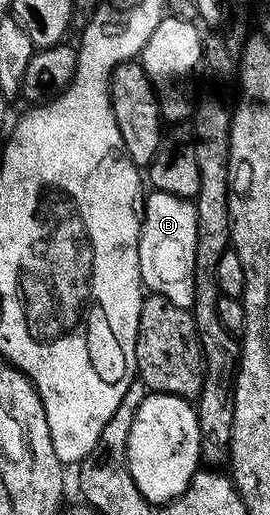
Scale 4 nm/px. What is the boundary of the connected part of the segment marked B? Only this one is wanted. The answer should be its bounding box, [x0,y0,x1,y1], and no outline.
[138,190,197,309]

